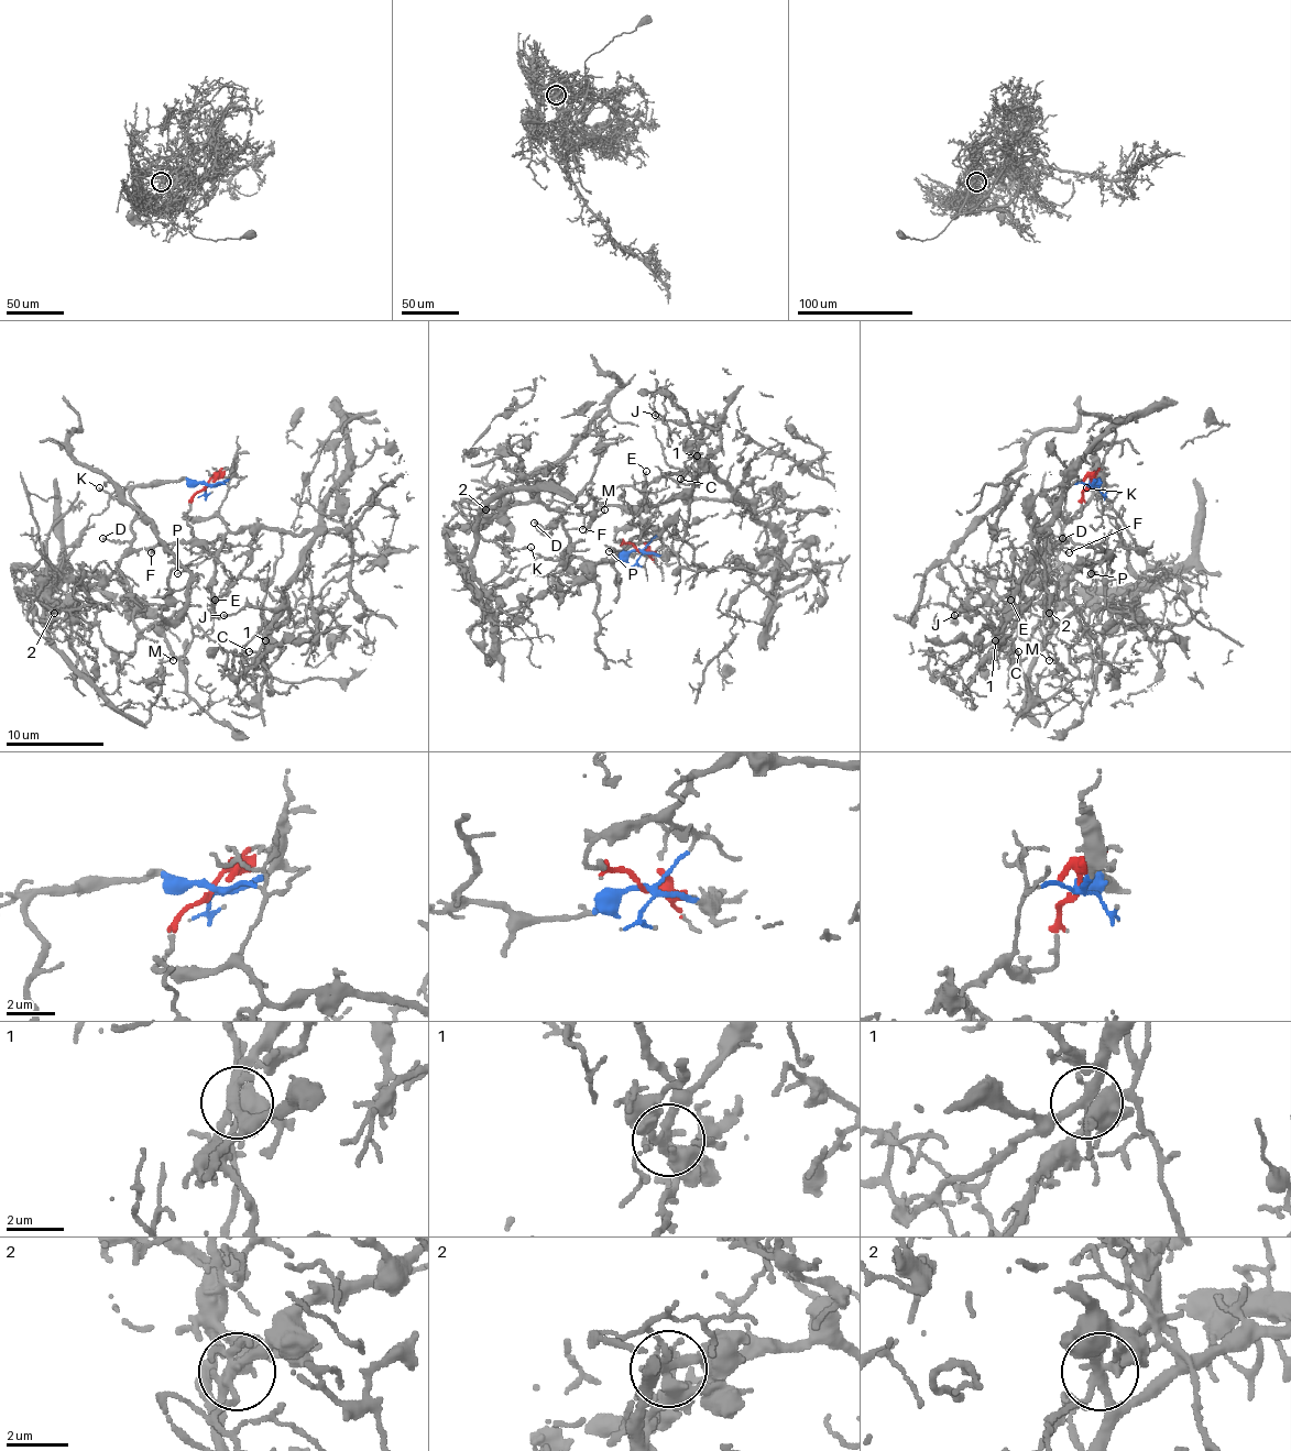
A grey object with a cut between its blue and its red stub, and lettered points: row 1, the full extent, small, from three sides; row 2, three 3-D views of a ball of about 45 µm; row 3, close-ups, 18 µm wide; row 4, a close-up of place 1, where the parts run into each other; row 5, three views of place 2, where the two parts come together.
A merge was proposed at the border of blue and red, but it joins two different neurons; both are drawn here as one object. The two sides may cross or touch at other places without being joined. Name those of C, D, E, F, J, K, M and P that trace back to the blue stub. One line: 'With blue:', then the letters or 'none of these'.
With blue: D, F, K, M, P

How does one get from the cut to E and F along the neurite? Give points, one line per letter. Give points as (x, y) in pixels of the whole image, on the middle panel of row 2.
E: (637, 549), (615, 539), (621, 529), (635, 527), (657, 505), (647, 507), (643, 503), (645, 471)
F: (637, 549), (609, 561), (567, 557), (561, 551), (569, 545), (567, 513), (583, 517), (581, 529)

